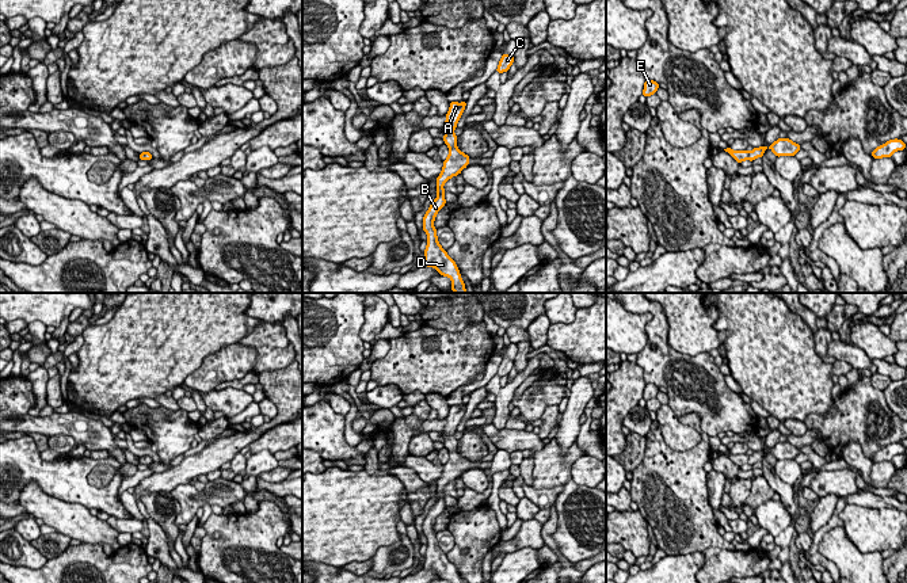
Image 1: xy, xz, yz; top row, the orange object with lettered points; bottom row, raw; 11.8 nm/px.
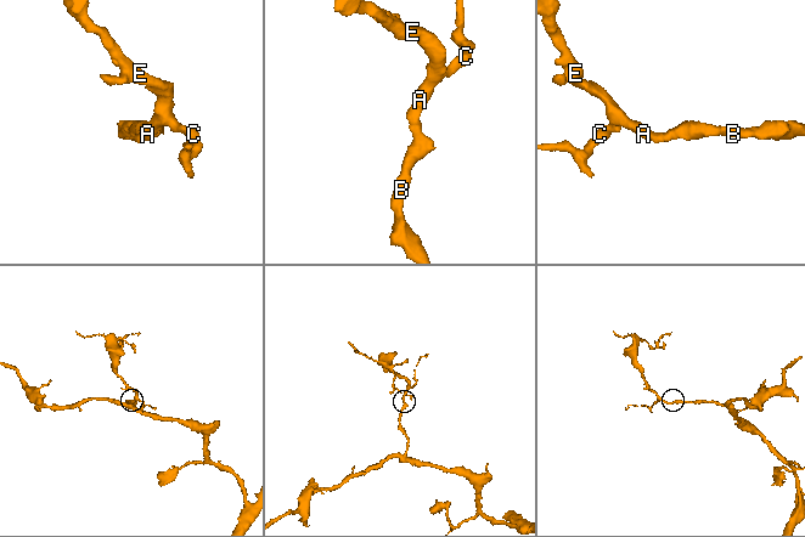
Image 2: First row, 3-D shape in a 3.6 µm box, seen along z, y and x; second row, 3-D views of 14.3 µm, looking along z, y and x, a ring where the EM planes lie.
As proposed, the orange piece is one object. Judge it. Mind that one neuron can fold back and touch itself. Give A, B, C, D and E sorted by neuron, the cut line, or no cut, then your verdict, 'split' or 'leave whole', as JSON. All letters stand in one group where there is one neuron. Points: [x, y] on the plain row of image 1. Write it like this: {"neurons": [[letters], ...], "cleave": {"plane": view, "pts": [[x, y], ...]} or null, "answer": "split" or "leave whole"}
{"neurons": [["A", "B", "C", "D", "E"]], "cleave": null, "answer": "leave whole"}

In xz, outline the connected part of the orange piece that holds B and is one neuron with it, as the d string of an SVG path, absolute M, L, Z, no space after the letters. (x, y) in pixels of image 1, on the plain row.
M450 405L449 415L446 418L446 426L442 431L446 438L443 439L445 447L449 450L449 460L443 465L442 476L437 481L437 496L438 500L431 506L428 514L423 521L423 534L427 537L427 550L424 553L423 568L427 571L434 571L441 579L449 580L450 583L462 583L460 574L453 563L449 561L447 556L438 546L437 533L434 531L434 525L437 517L445 511L445 494L443 488L453 480L461 477L464 472L470 466L469 460L457 451L457 439L453 437L457 431L466 405L461 407Z

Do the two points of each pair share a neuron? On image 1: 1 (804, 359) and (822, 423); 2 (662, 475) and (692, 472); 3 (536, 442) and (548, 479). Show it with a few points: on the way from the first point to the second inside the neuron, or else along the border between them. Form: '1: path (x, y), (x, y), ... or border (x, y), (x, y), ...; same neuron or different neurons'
1: border (835, 401), (833, 412), (810, 414), (804, 420); different neurons
2: path (669, 475), (685, 472); same neuron
3: border (545, 445), (536, 452); different neurons

